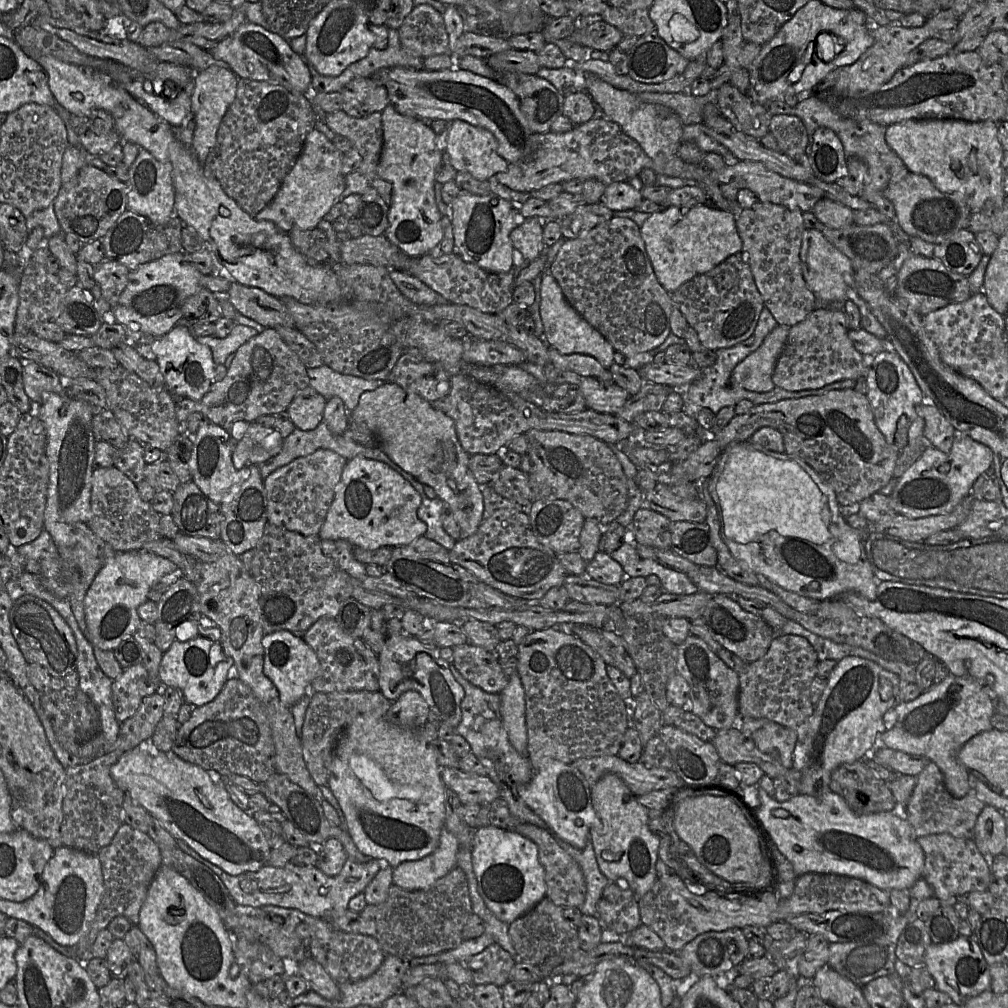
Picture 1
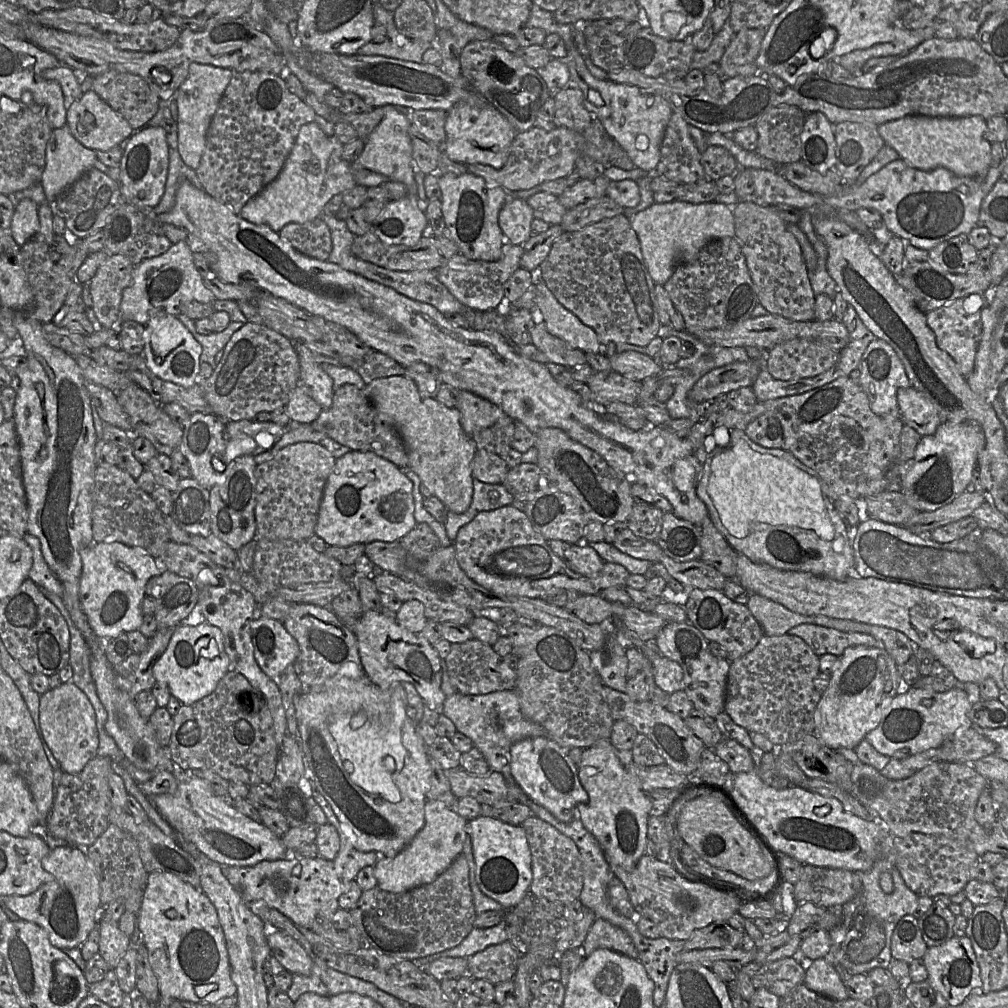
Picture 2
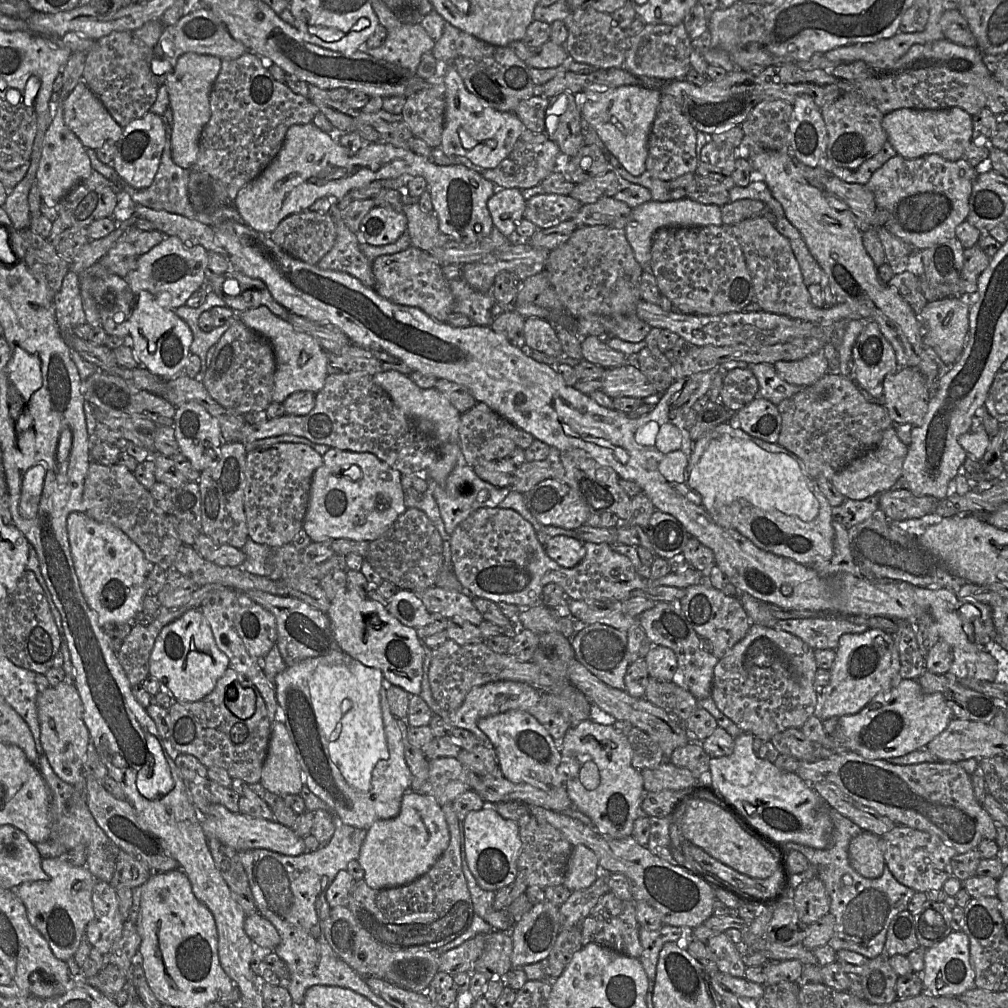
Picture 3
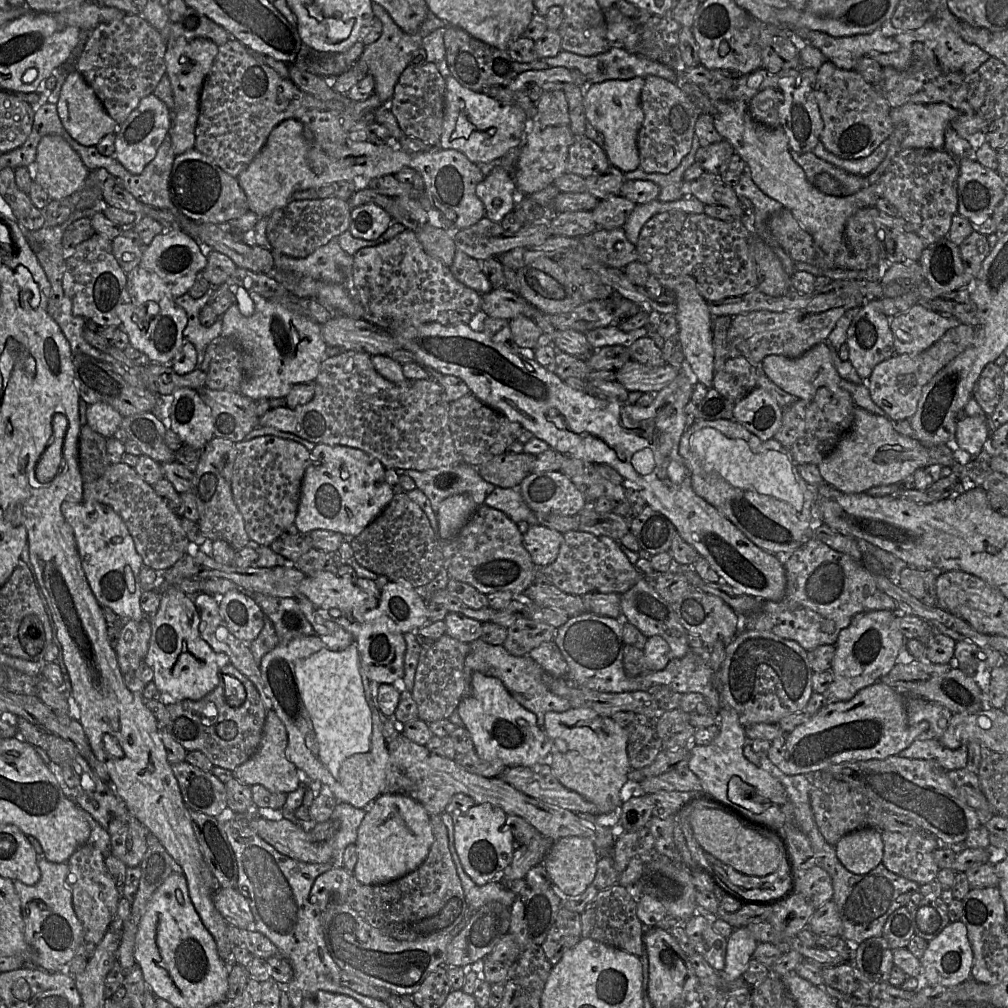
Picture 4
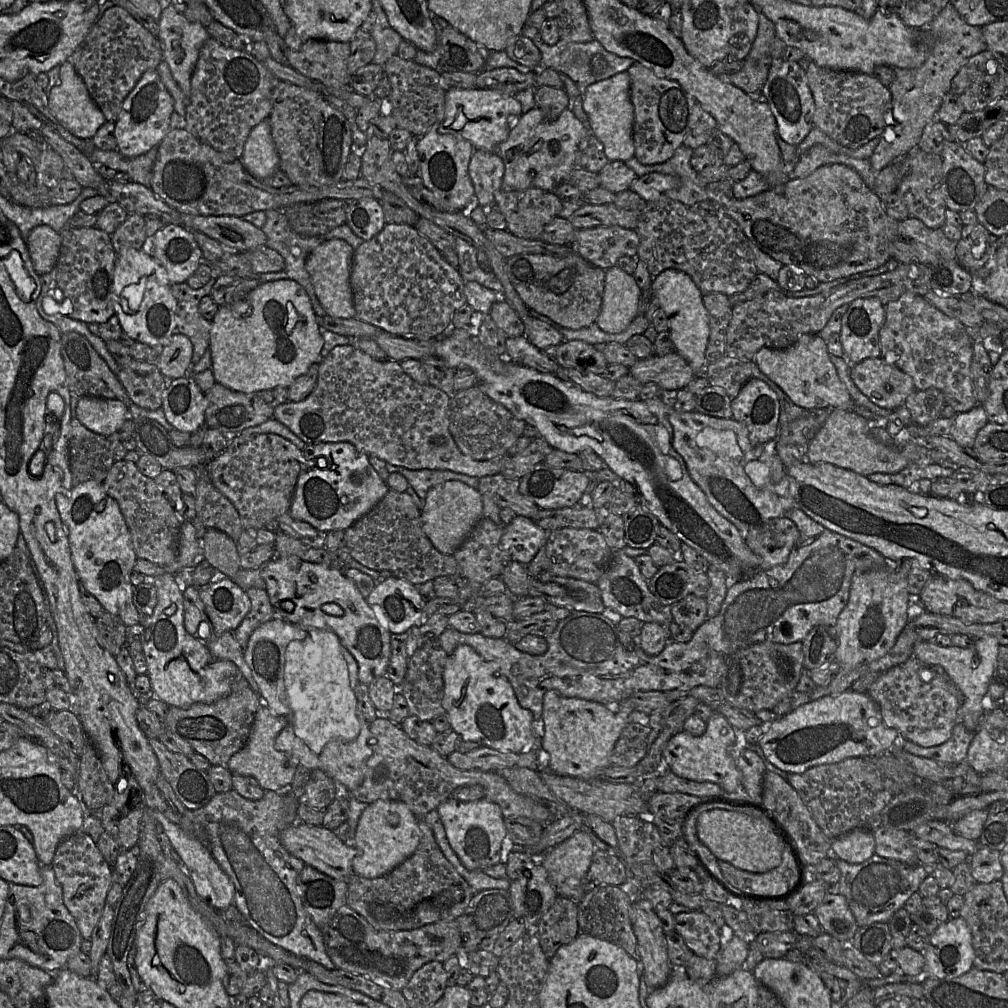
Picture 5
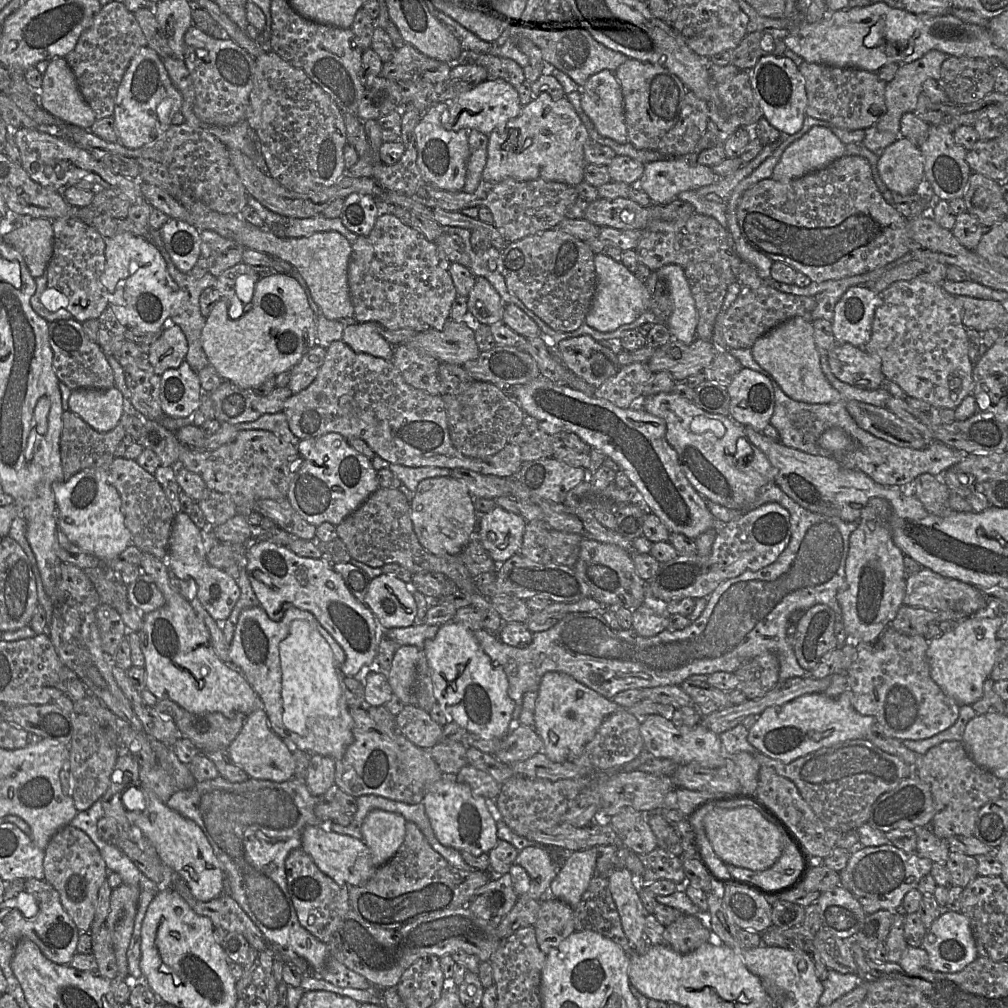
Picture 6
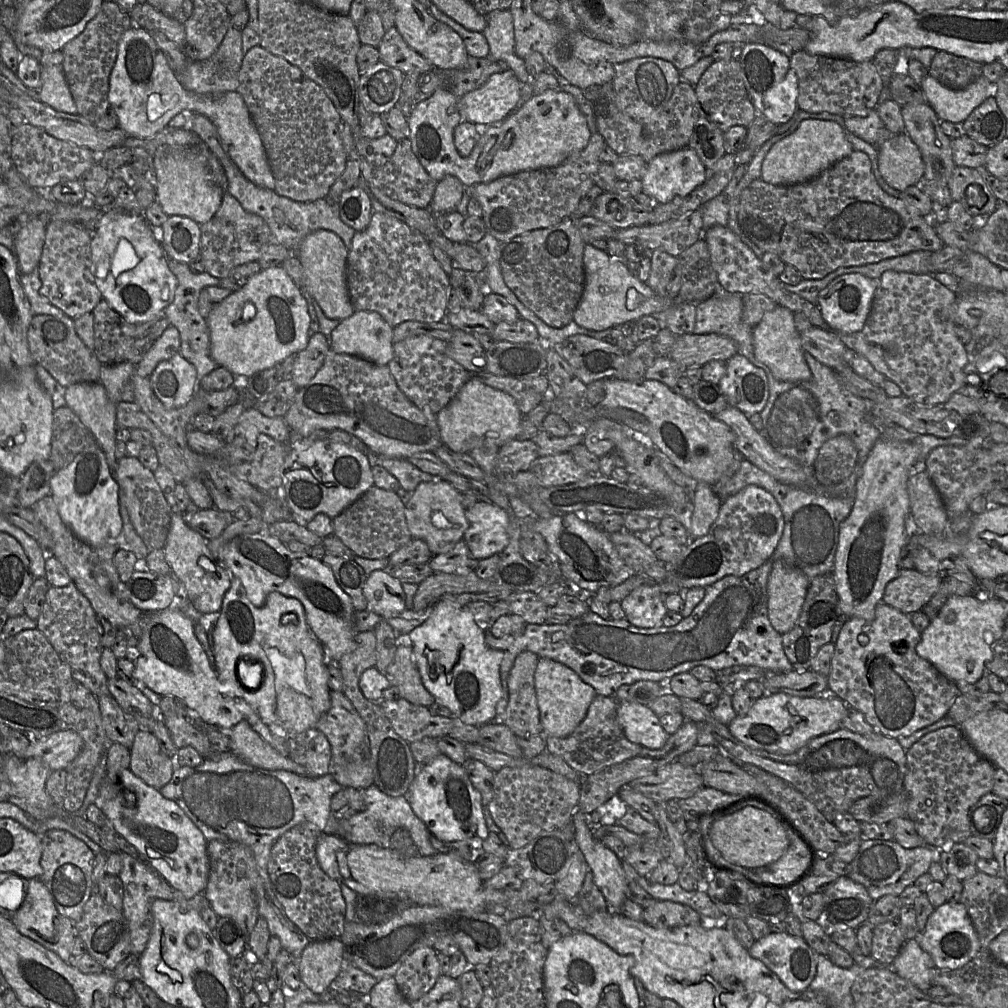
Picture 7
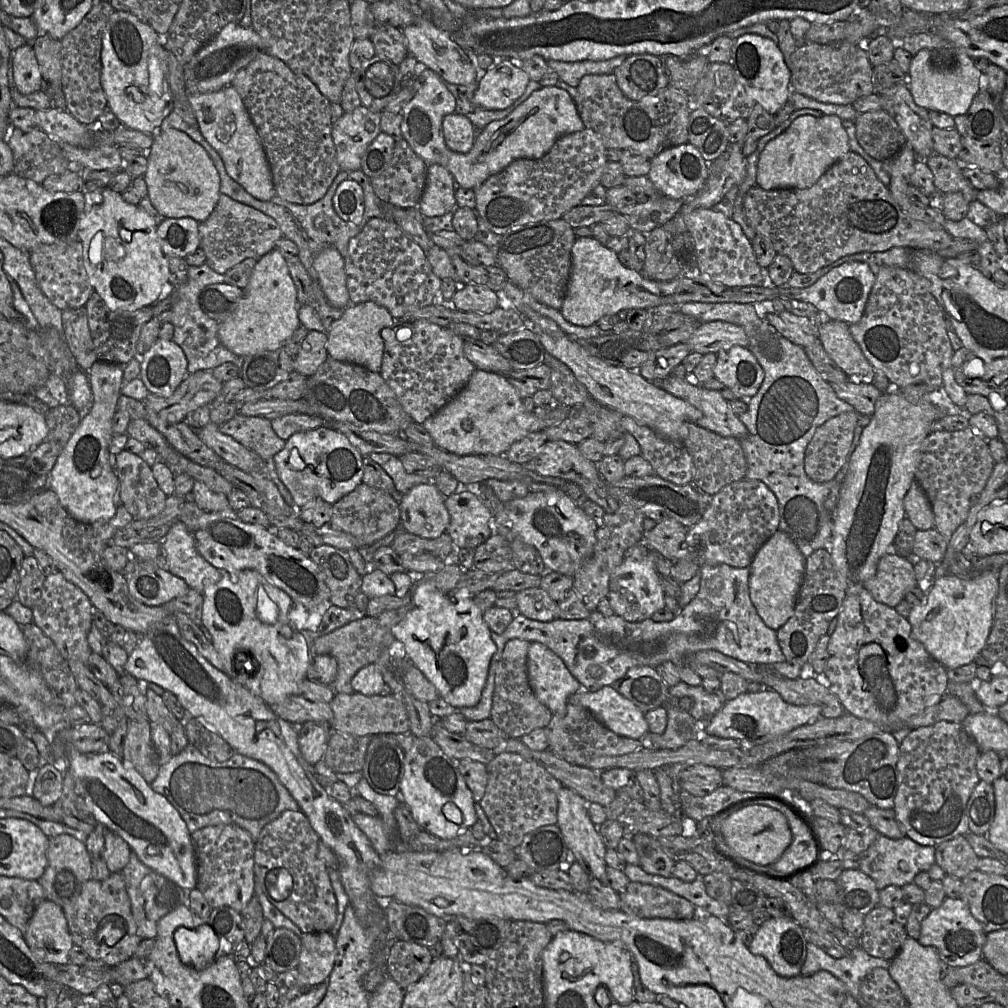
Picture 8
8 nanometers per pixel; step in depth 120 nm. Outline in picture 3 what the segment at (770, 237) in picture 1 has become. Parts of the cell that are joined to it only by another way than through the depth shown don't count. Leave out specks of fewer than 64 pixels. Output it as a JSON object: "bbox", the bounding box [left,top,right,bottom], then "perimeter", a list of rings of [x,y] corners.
{"bbox":[732,216,860,324],"perimeter":[[[757,216],[745,219],[732,226],[742,248],[751,276],[755,302],[761,311],[800,319],[813,324],[832,324],[843,319],[860,319],[857,311],[848,304],[838,303],[832,307],[816,307],[811,300],[808,287],[803,281],[799,263],[789,240],[769,220]]]}

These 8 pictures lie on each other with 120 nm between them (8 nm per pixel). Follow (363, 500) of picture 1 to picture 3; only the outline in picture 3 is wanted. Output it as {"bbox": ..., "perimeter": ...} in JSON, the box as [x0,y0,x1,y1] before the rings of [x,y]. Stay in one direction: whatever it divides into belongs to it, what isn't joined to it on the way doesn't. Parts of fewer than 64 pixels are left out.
{"bbox":[303,448,407,542],"perimeter":[[[330,448],[323,455],[323,464],[313,475],[303,529],[313,542],[340,538],[371,542],[381,537],[407,508],[401,472],[391,468],[372,453]]]}

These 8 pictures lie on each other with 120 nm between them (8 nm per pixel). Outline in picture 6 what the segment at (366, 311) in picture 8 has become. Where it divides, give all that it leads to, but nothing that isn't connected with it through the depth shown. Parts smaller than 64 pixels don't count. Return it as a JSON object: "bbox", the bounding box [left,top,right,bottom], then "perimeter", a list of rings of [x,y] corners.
{"bbox":[341,322,394,361],"perimeter":[[[376,322],[349,323],[344,327],[341,339],[357,353],[367,353],[392,361],[394,347],[379,333]]]}

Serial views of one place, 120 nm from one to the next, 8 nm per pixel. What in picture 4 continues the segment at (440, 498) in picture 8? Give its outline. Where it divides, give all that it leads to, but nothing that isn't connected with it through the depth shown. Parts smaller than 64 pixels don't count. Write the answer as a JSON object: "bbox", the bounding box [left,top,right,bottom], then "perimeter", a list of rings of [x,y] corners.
{"bbox":[437,494,477,541],"perimeter":[[[458,494],[445,499],[437,511],[440,539],[447,541],[453,538],[477,508],[469,494]]]}

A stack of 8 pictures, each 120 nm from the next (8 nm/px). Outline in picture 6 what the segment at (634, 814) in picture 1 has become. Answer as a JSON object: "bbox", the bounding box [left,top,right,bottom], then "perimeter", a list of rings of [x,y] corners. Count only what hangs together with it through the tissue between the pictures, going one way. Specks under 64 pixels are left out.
{"bbox":[534,673,675,762],"perimeter":[[[545,673],[538,689],[534,727],[543,742],[542,753],[554,762],[573,761],[582,754],[585,745],[593,738],[601,723],[618,710],[644,718],[652,714],[672,713],[675,709],[649,699],[642,699],[632,707],[624,708],[565,673]]]}

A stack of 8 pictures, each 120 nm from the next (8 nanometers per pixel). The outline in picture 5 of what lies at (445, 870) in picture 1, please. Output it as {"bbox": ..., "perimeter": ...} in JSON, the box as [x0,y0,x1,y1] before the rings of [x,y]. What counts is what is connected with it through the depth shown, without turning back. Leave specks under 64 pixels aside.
{"bbox":[352,800,421,879],"perimeter":[[[377,800],[368,804],[362,812],[356,828],[356,855],[352,861],[353,873],[373,879],[390,873],[410,857],[417,849],[421,838],[418,817],[403,802]]]}

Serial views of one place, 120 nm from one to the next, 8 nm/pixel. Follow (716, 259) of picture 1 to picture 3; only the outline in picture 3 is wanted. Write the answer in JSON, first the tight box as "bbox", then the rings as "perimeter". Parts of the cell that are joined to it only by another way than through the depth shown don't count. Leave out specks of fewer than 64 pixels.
{"bbox":[624,197,723,271],"perimeter":[[[688,197],[679,200],[659,202],[650,200],[632,209],[624,230],[636,260],[643,271],[650,271],[652,239],[655,232],[664,227],[703,227],[723,225],[721,207],[715,204],[702,204]]]}

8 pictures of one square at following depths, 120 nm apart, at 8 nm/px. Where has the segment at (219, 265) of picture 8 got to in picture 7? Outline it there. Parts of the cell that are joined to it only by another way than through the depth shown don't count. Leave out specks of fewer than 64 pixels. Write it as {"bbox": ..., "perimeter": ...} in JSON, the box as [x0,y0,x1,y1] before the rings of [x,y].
{"bbox":[200,193,273,279],"perimeter":[[[224,193],[221,205],[215,215],[200,224],[200,256],[205,271],[222,279],[241,264],[258,261],[262,247],[273,242],[272,232],[267,223],[258,215],[246,211],[232,195]]]}

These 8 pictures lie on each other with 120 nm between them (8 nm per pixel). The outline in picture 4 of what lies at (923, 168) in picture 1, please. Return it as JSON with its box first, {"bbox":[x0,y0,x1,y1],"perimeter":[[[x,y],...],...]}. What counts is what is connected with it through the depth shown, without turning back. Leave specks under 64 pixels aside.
{"bbox":[890,103,958,149],"perimeter":[[[908,103],[892,108],[890,117],[894,125],[905,123],[908,131],[902,149],[944,149],[945,132],[957,118],[958,109],[945,103]]]}

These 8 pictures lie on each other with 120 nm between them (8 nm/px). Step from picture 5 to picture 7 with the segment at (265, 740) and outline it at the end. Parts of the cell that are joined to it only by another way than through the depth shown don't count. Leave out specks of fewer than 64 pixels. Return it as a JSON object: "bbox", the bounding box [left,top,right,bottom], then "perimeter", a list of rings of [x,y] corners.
{"bbox":[229,720,306,774],"perimeter":[[[246,720],[236,724],[230,730],[229,736],[231,753],[254,767],[306,774],[304,765],[280,754],[255,732]]]}

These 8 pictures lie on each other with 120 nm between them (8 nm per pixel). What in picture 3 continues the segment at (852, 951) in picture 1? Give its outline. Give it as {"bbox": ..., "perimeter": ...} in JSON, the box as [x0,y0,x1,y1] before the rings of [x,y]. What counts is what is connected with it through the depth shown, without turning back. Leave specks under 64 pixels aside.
{"bbox":[785,802,914,959],"perimeter":[[[826,802],[831,822],[830,844],[825,849],[814,849],[795,842],[785,843],[788,854],[791,850],[801,852],[816,869],[825,885],[830,898],[829,912],[835,918],[834,933],[828,945],[835,951],[842,949],[857,952],[868,959],[885,953],[885,941],[888,927],[895,916],[908,908],[914,894],[913,889],[896,880],[888,866],[885,864],[882,875],[878,878],[865,878],[857,873],[849,862],[849,844],[853,838],[863,830],[830,808]]]}

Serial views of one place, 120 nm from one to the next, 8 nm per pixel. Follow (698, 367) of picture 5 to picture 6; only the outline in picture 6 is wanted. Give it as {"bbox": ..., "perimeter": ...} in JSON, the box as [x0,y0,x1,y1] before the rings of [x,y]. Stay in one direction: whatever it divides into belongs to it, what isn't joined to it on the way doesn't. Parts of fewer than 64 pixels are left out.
{"bbox":[655,264,698,344],"perimeter":[[[670,264],[655,273],[664,282],[671,298],[672,313],[666,324],[672,338],[691,344],[697,338],[698,313],[684,269]]]}

